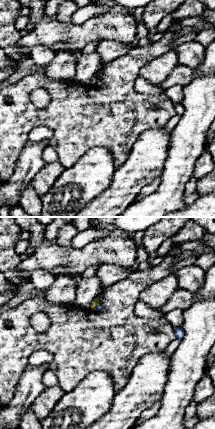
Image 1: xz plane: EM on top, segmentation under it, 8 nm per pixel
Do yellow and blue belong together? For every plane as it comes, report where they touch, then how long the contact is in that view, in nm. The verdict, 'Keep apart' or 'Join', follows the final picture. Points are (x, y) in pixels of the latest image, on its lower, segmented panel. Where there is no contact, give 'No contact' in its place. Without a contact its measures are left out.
Touches yellow at (97, 305). Shared border 70 nm

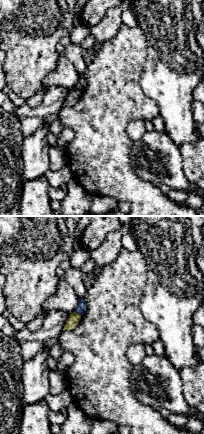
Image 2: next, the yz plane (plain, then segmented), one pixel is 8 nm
Touches yellow at (77, 313). Shared border 70 nm

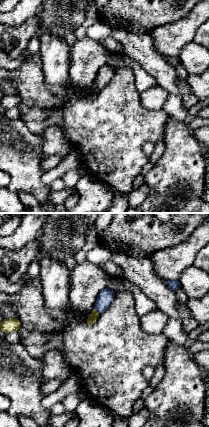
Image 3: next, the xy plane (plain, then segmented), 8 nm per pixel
Touches yellow at (96, 310). Shared border 60 nm

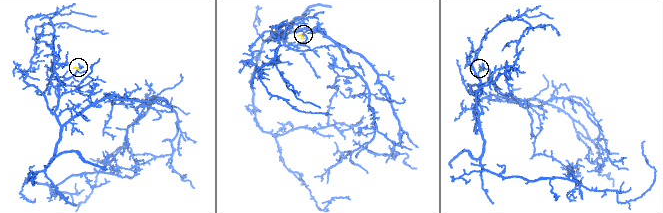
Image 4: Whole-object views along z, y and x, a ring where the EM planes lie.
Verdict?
Keep apart

